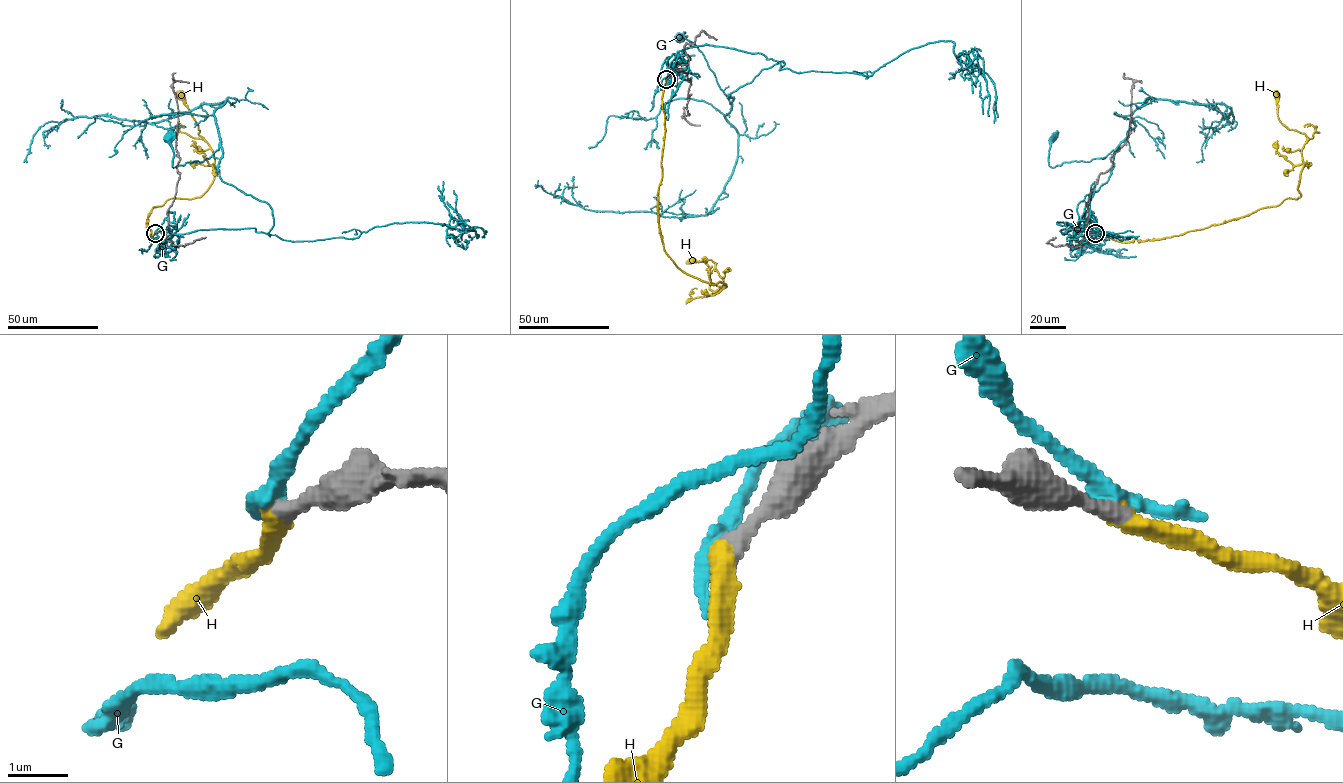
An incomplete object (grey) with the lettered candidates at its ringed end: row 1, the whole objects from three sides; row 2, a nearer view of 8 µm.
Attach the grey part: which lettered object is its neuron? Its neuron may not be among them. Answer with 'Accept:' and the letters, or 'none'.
Accept: H

